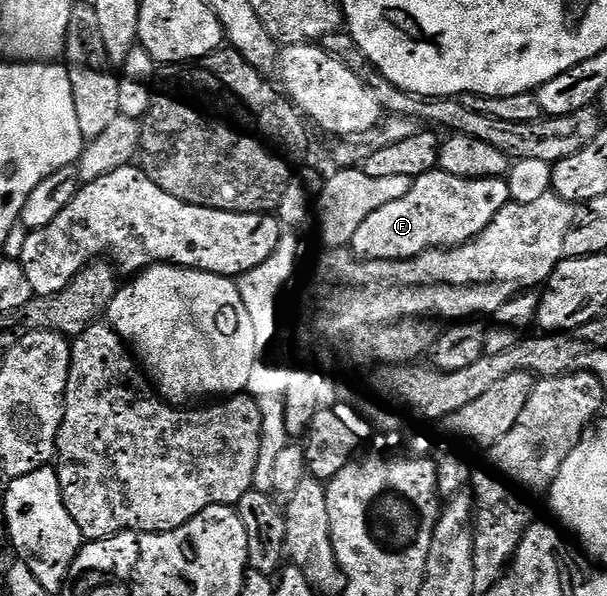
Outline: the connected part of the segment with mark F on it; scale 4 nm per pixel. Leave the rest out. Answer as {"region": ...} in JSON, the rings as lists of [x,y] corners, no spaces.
{"region":[[[436,168],[414,179],[401,200],[365,216],[365,224],[357,228],[349,246],[369,262],[398,262],[400,258],[416,258],[426,250],[459,246],[489,228],[493,216],[510,201],[506,177],[462,178]]]}

